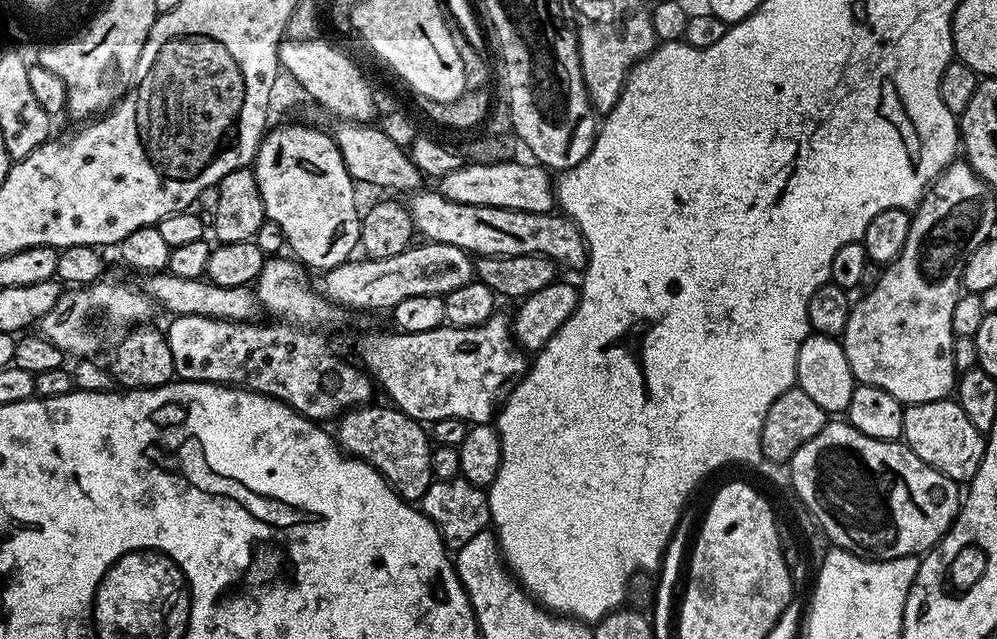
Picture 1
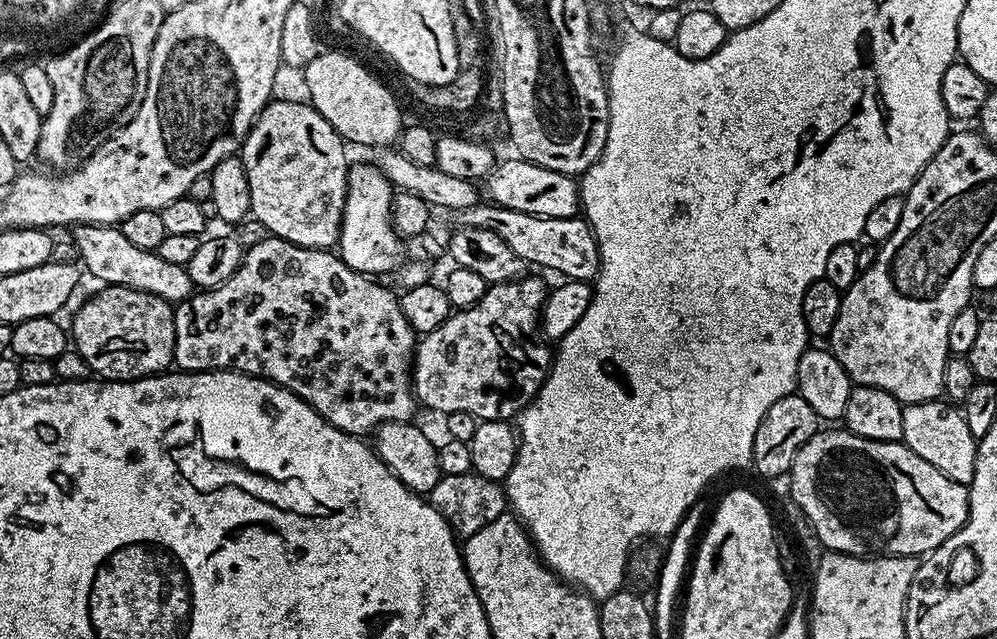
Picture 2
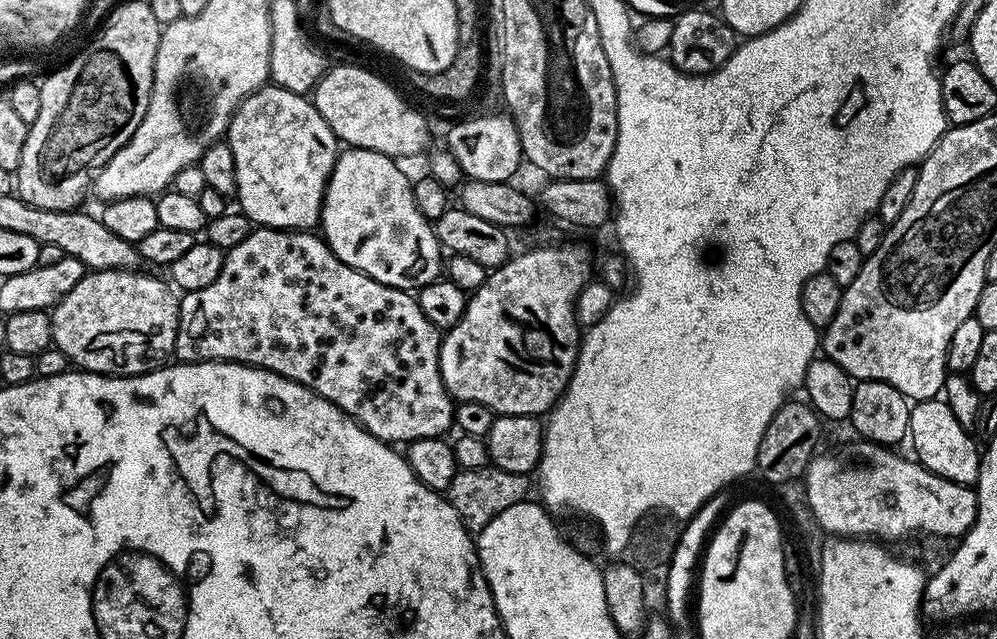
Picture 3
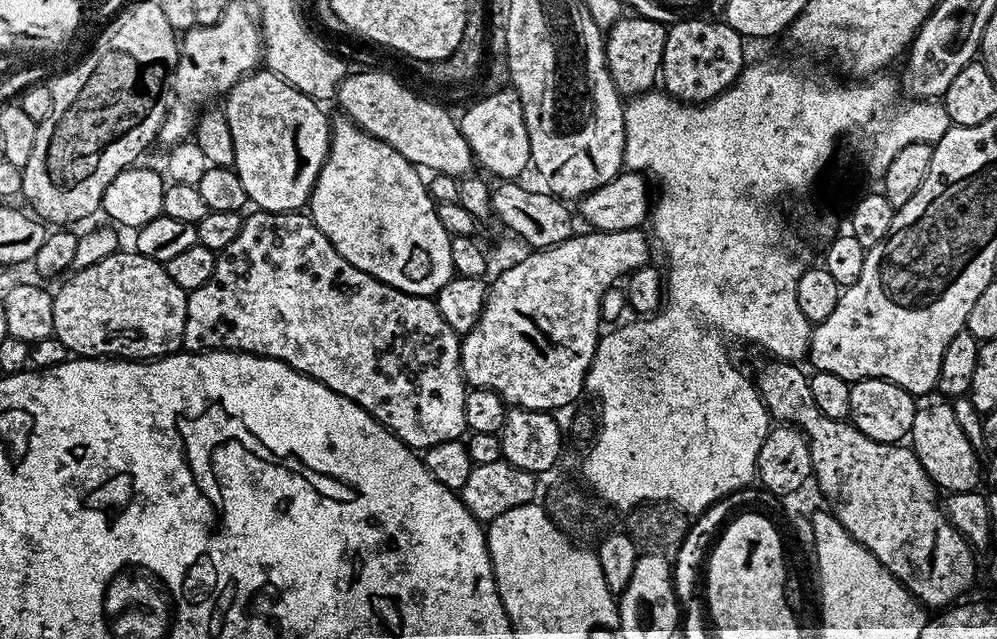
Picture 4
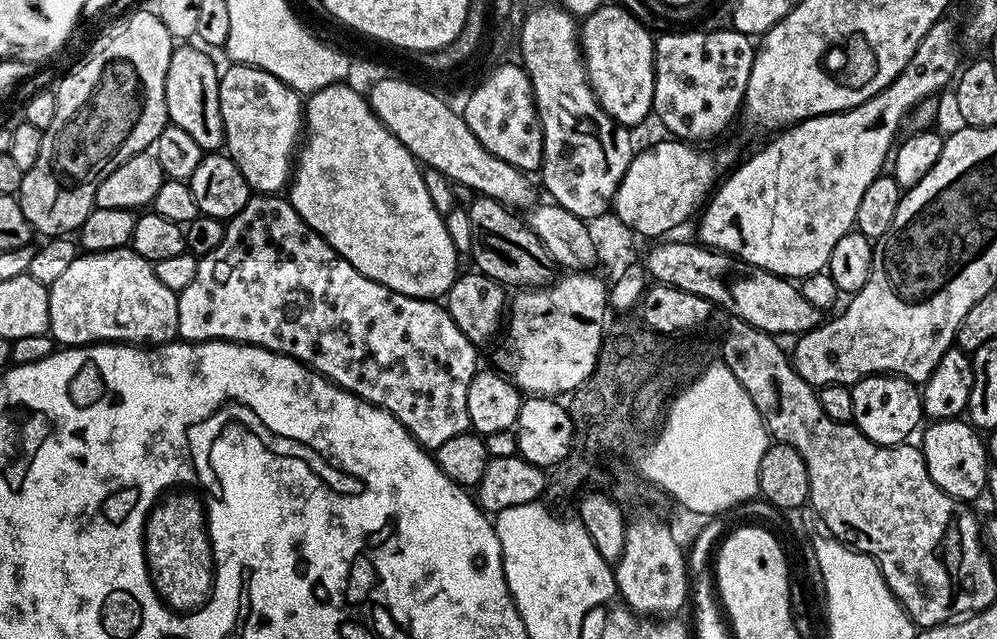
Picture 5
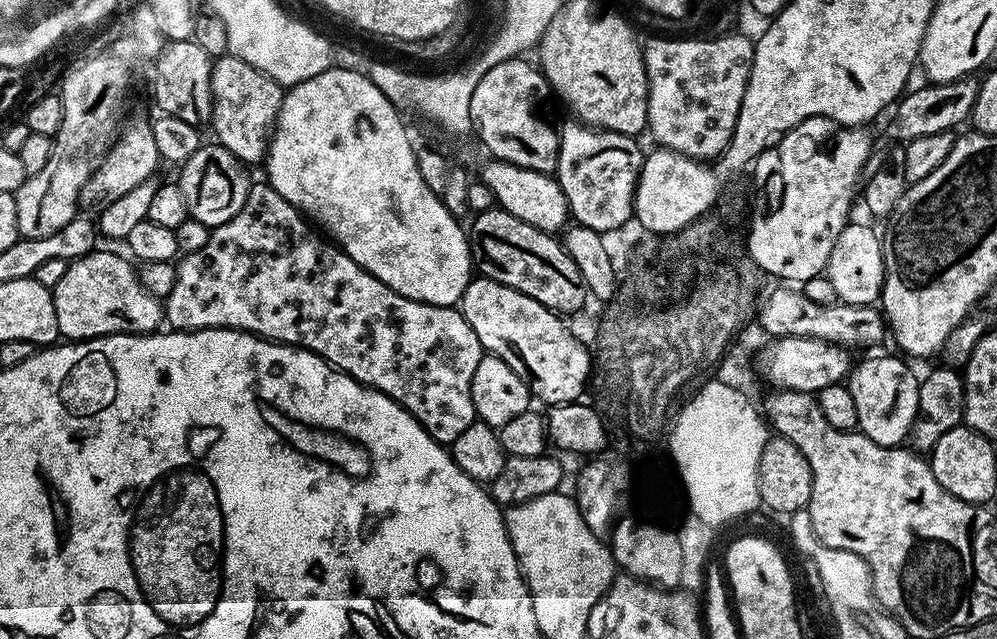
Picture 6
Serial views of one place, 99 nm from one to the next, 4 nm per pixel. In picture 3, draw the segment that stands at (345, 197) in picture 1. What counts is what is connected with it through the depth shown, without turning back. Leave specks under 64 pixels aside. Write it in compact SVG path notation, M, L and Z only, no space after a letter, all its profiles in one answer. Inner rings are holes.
M272 82L260 88L257 92L251 92L246 99L240 103L234 118L230 122L226 133L226 142L234 154L234 166L236 167L236 196L240 204L239 211L243 212L253 225L265 228L287 228L289 230L312 230L320 224L320 211L324 209L324 191L328 189L328 179L332 177L332 171L336 165L338 155L338 141L332 132L332 127L324 121L322 114L317 110L315 103L307 95L299 92L291 92Z

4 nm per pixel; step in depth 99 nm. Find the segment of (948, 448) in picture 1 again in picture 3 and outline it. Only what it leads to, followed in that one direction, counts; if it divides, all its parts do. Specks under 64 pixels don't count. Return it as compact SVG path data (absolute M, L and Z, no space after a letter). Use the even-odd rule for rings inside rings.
M942 398L922 400L911 405L908 414L908 436L910 441L912 440L913 450L916 451L915 459L934 475L940 475L950 482L971 486L979 481L981 449L979 447L976 449L975 442L977 443L977 441L974 439L973 433L964 428L962 422L958 422L958 418L954 418L954 410L950 410L950 406Z

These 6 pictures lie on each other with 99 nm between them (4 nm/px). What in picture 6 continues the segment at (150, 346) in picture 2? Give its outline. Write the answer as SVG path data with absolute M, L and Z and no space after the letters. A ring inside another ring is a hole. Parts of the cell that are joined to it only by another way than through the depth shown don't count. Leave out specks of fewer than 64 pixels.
M93 250L87 256L71 261L66 274L62 274L62 279L52 289L54 314L58 314L61 337L68 342L79 342L97 340L99 336L157 331L162 324L161 301L144 289L133 261L127 255L100 251Z

